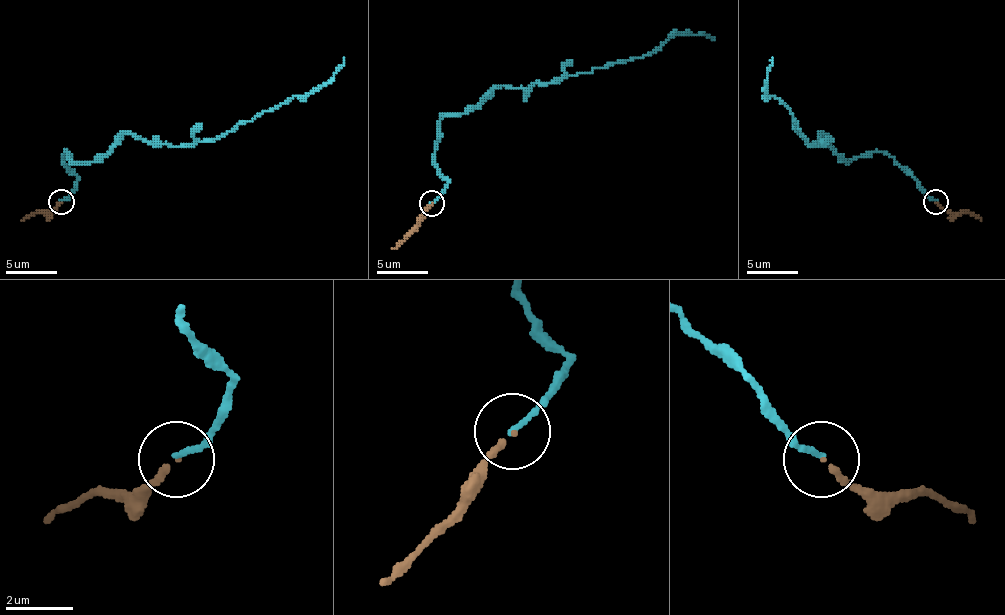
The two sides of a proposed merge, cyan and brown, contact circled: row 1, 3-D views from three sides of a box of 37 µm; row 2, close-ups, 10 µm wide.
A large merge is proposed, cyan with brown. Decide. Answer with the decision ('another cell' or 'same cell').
same cell

